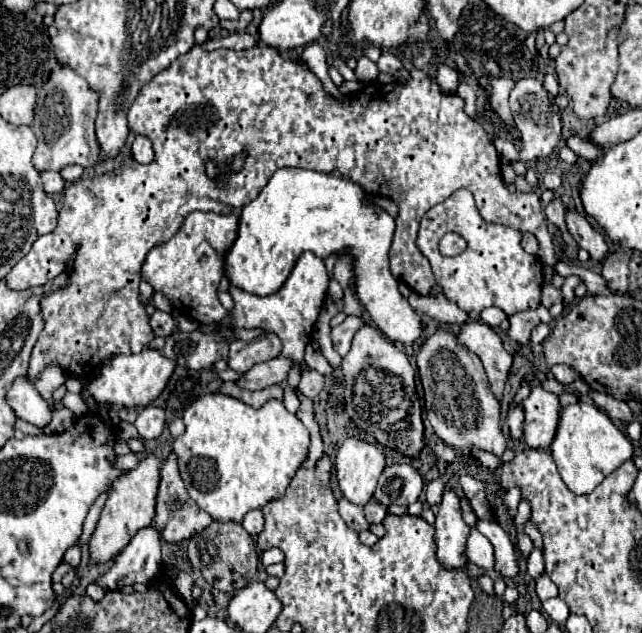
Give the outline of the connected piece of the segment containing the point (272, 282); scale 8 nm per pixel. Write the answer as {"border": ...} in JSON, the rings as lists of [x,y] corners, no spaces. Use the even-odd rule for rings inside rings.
{"border":[[[299,167],[277,169],[275,175],[269,179],[269,183],[261,189],[257,199],[247,203],[243,207],[241,215],[239,215],[237,239],[233,241],[233,245],[227,249],[227,253],[223,257],[225,277],[229,279],[229,283],[233,287],[243,289],[245,293],[251,293],[251,295],[257,293],[259,297],[265,297],[265,295],[271,295],[271,293],[281,289],[281,285],[289,277],[297,257],[303,251],[311,251],[321,259],[327,259],[335,251],[345,251],[349,255],[357,257],[355,287],[357,287],[359,301],[369,311],[373,323],[391,341],[397,341],[397,343],[403,343],[403,345],[413,345],[419,339],[421,331],[423,331],[421,317],[409,305],[409,301],[397,291],[397,279],[389,271],[387,253],[389,253],[389,247],[391,247],[395,221],[385,211],[379,211],[379,207],[365,205],[363,199],[365,199],[365,191],[349,179],[319,173],[319,171],[307,171],[307,169],[299,169]]]}

